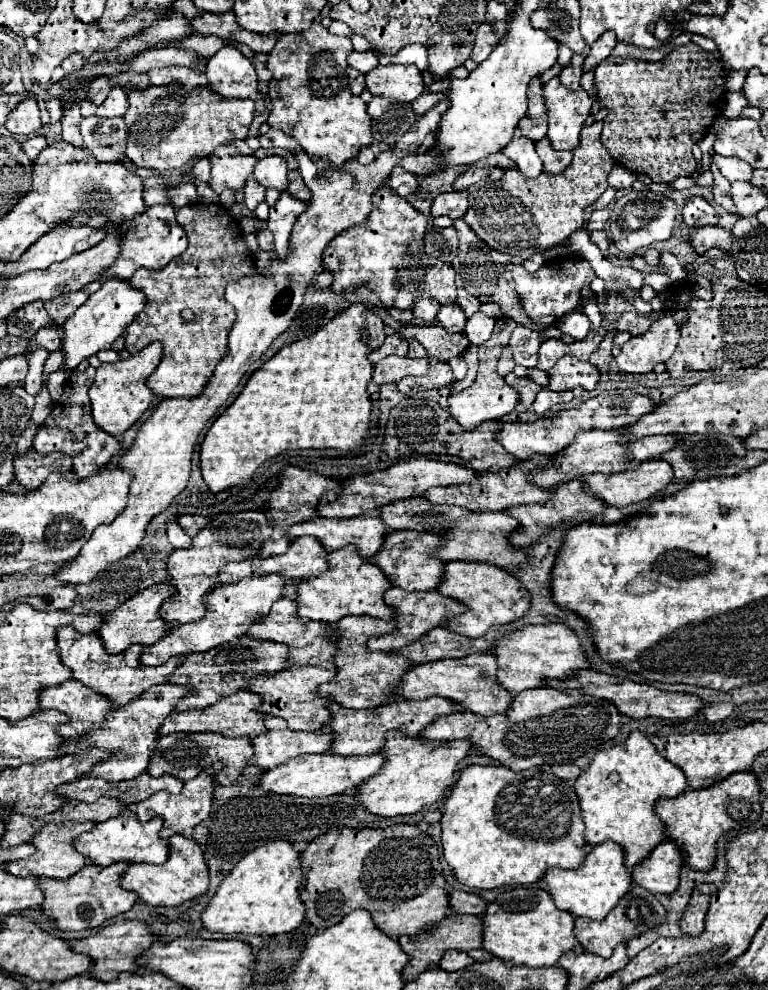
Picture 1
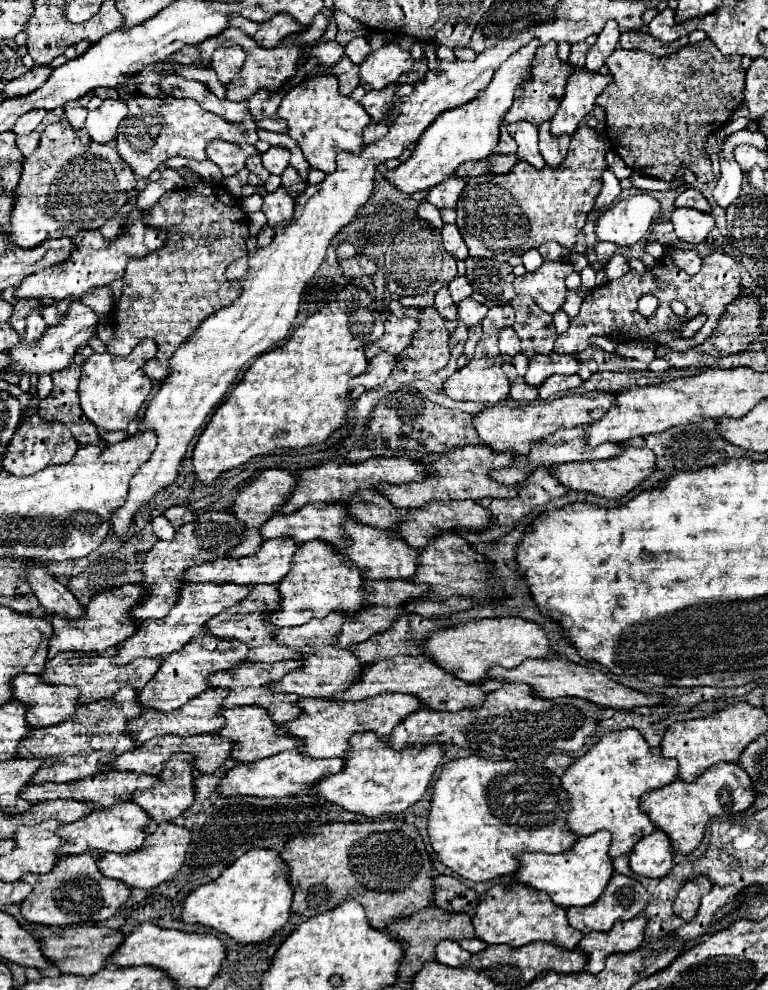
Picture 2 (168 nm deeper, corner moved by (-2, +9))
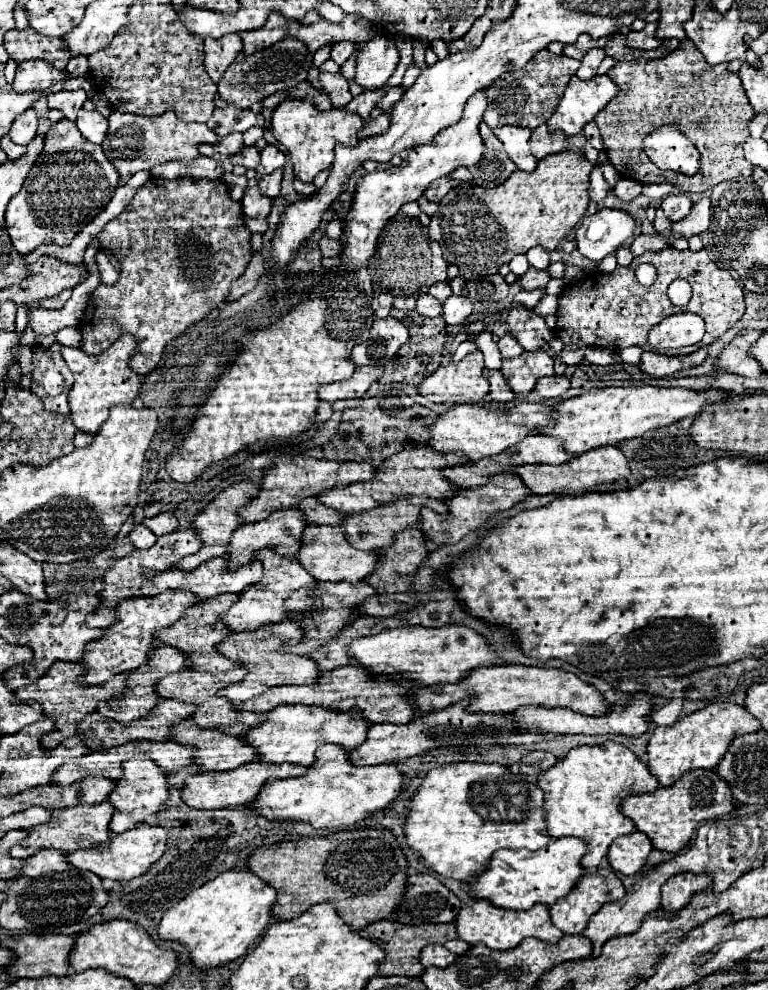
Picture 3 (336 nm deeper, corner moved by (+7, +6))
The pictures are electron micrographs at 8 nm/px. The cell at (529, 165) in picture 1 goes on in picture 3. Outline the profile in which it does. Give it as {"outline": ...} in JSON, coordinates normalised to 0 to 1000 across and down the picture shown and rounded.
{"outline":[[[648,128],[643,130],[643,136],[656,144],[656,153],[661,155],[661,159],[672,165],[672,169],[677,173],[695,173],[698,171],[698,161],[690,155],[688,148],[688,140],[690,140],[690,130],[685,128]]]}

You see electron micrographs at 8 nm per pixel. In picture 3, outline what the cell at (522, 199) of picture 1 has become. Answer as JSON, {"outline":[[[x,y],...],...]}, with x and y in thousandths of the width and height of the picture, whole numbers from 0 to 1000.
{"outline":[[[740,151],[701,163],[698,173],[693,175],[669,173],[654,187],[641,191],[630,191],[615,185],[599,185],[570,205],[570,213],[560,221],[557,235],[576,247],[578,262],[583,266],[591,266],[607,284],[648,276],[648,272],[656,266],[664,266],[669,258],[685,256],[698,247],[706,247],[711,254],[729,249],[734,239],[753,227],[760,213],[766,211],[766,181],[771,171],[773,167],[760,159],[758,151]]]}

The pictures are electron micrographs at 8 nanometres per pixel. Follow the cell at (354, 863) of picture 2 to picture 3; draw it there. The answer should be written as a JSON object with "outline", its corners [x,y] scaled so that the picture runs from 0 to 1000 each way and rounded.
{"outline":[[[448,837],[424,845],[388,845],[352,856],[339,856],[323,866],[323,878],[362,900],[354,922],[378,930],[414,912],[432,912],[461,940],[479,932],[505,928],[529,902],[531,870],[505,837]]]}

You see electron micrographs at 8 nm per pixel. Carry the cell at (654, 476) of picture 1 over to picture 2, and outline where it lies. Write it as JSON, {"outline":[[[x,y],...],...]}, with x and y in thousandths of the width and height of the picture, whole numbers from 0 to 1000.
{"outline":[[[811,451],[811,457],[793,465],[775,465],[775,467],[738,467],[738,469],[723,469],[715,473],[715,479],[723,481],[736,493],[743,495],[762,495],[772,497],[777,501],[788,503],[809,503],[816,497],[822,497],[829,489],[835,489],[848,477],[853,475],[853,461],[845,453],[827,453],[827,451]]]}

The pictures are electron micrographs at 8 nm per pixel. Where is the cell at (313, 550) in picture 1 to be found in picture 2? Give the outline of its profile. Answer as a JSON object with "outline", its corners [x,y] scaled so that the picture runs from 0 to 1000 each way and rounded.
{"outline":[[[355,543],[355,545],[342,545],[340,554],[319,564],[285,564],[275,570],[254,570],[238,578],[238,588],[277,588],[277,590],[361,590],[379,574],[379,566],[384,560],[387,549],[379,543]]]}

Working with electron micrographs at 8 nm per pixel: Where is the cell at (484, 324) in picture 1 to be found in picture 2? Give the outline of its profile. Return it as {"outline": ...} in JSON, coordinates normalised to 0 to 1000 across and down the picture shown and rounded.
{"outline":[[[608,301],[608,303],[600,303],[595,307],[595,321],[605,327],[605,329],[618,329],[621,325],[626,325],[634,317],[634,309],[632,307],[624,307],[618,305],[616,301]]]}

